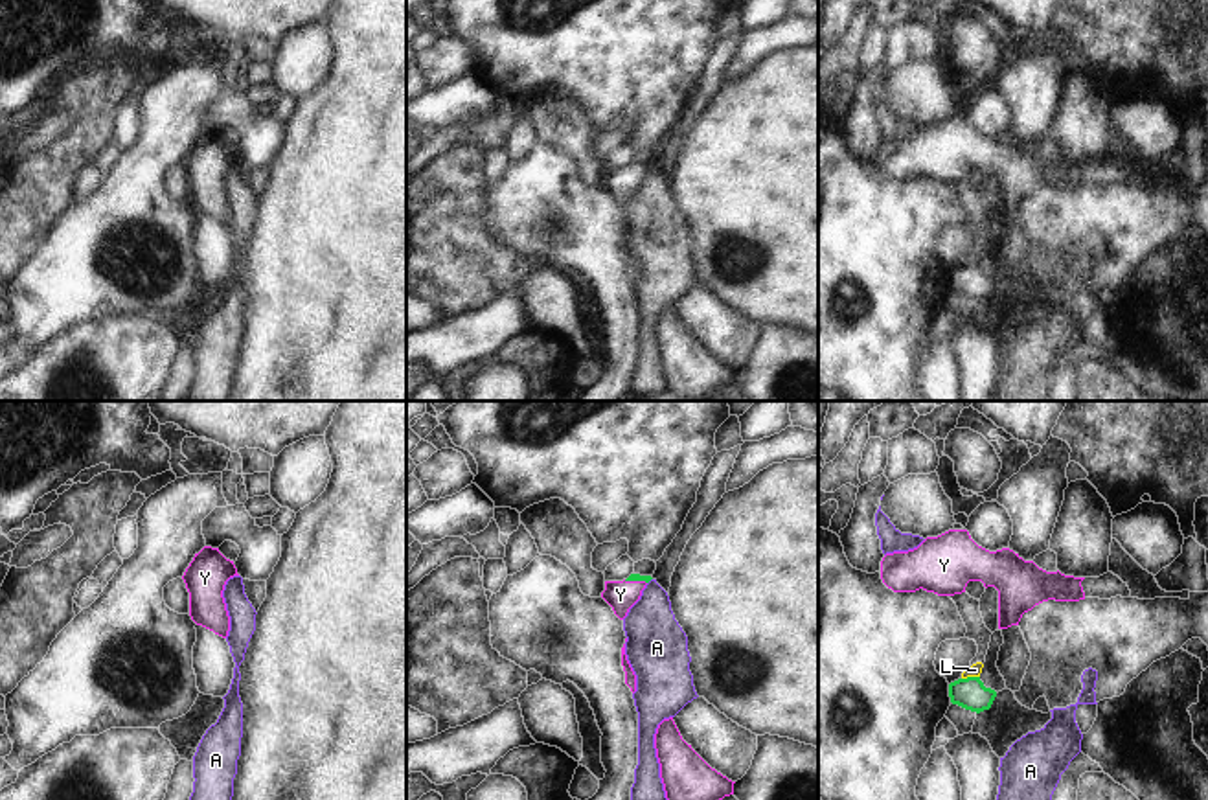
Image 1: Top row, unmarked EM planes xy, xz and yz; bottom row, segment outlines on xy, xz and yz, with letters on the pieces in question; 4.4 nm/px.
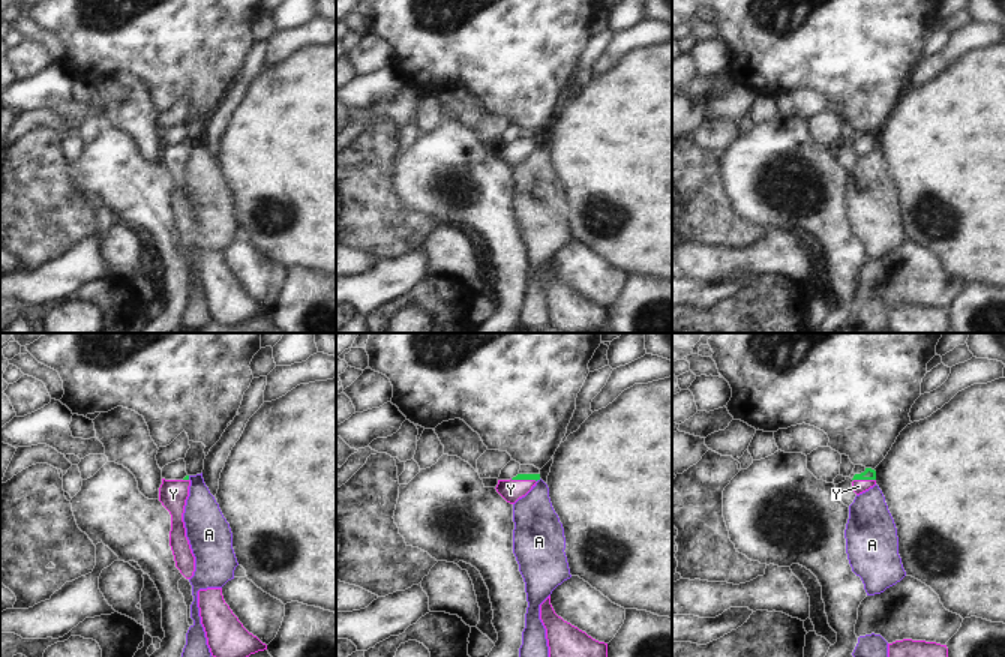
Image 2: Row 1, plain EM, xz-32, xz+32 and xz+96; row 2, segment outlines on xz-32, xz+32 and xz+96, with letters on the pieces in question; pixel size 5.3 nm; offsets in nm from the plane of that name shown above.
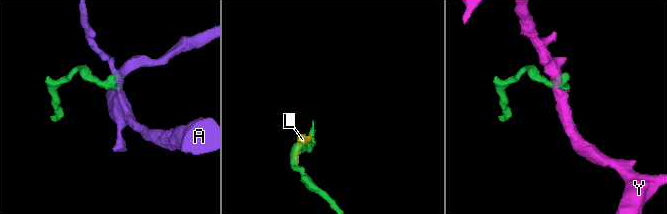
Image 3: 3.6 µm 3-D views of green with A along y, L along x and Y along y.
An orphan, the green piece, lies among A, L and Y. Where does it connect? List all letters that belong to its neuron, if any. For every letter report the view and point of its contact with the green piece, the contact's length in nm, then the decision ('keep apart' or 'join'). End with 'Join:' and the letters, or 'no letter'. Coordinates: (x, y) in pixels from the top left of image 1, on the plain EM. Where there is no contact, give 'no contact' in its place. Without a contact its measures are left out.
A: contact xz (649, 168); length 40 nm; keep apart
L: contact yz (969, 265); length 80 nm; keep apart
Y: contact xz (635, 168); length 110 nm; join
Join: Y

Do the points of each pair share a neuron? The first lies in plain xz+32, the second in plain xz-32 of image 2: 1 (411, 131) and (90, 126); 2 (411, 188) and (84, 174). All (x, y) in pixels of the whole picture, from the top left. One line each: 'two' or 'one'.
1: two
2: one

